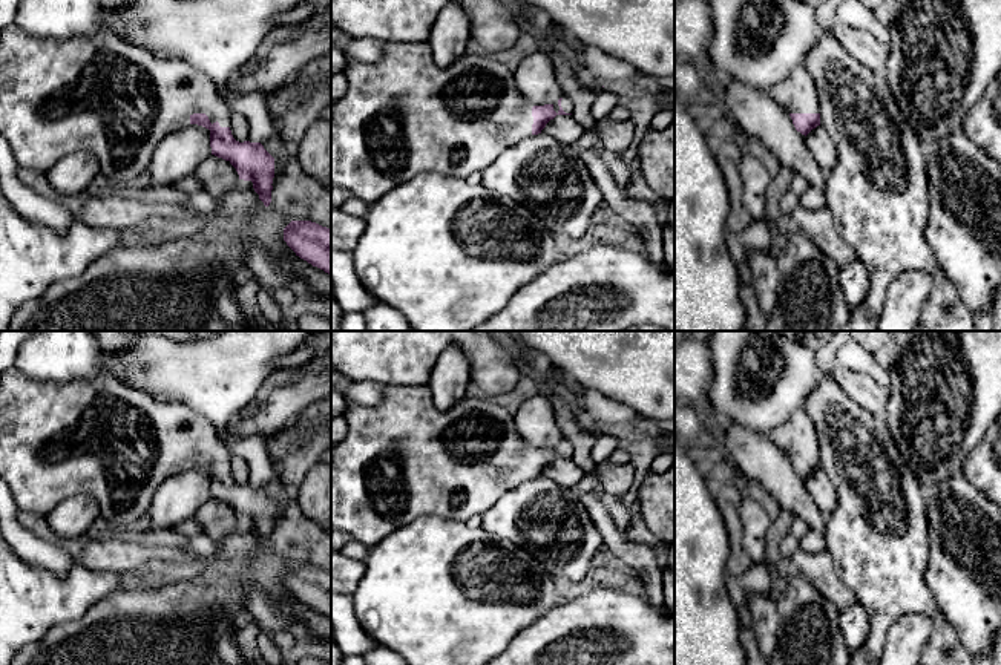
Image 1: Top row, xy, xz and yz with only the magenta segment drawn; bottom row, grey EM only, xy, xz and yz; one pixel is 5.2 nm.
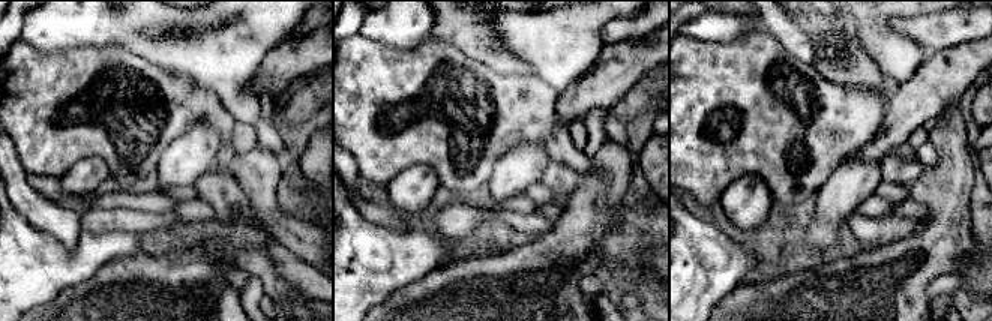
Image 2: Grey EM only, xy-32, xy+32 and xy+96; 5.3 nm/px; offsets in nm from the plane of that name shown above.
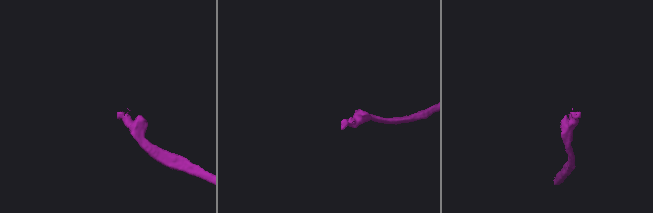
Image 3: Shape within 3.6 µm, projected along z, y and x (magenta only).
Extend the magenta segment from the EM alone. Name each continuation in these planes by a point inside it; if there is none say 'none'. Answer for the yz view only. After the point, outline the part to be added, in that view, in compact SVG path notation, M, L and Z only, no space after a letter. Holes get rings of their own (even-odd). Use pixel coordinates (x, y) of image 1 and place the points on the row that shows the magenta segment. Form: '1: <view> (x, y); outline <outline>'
1: yz (796, 94); outline M797 66L779 84L766 90L786 113L820 113L816 83L805 66Z

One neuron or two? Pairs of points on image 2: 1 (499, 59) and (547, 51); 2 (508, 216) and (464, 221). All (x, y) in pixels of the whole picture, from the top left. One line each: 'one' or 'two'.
1: two
2: one

